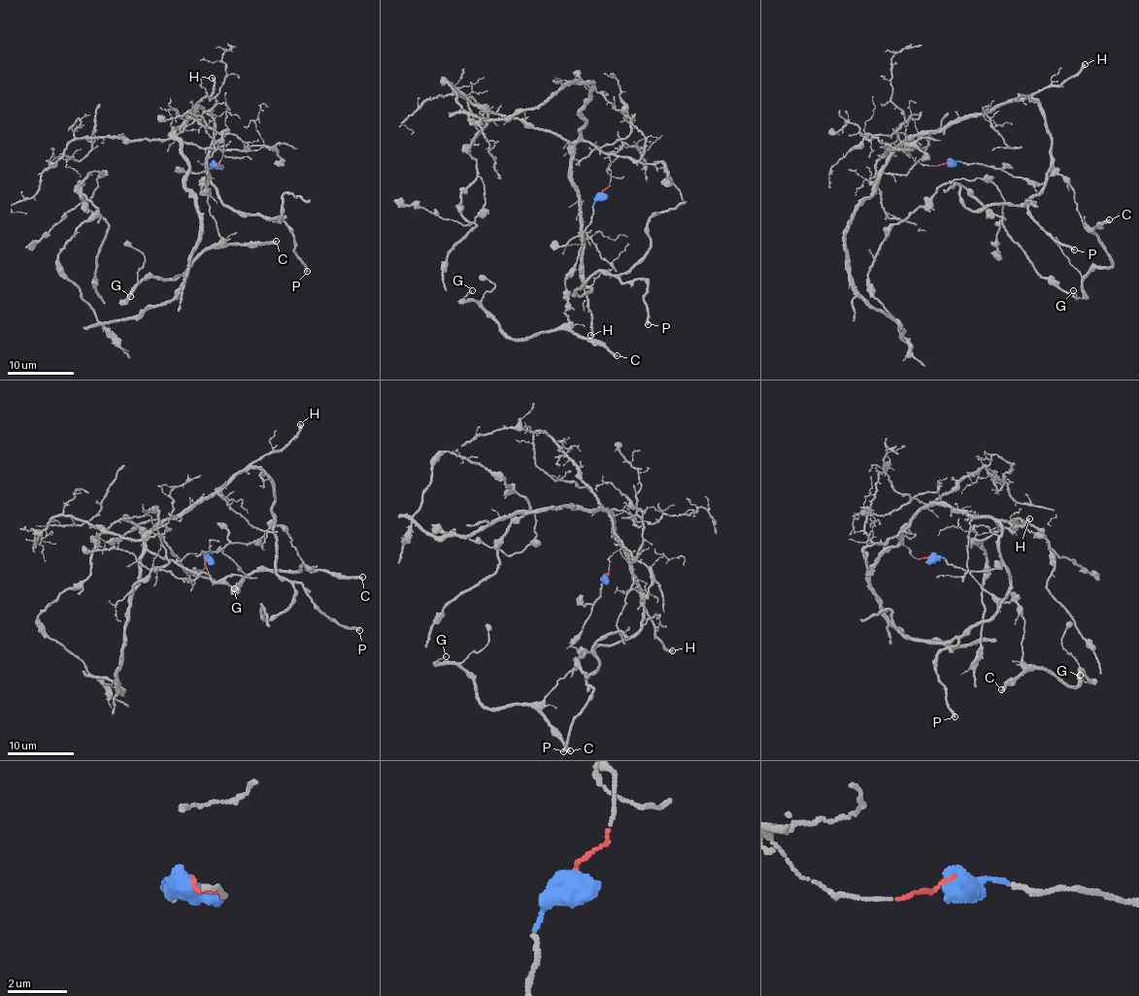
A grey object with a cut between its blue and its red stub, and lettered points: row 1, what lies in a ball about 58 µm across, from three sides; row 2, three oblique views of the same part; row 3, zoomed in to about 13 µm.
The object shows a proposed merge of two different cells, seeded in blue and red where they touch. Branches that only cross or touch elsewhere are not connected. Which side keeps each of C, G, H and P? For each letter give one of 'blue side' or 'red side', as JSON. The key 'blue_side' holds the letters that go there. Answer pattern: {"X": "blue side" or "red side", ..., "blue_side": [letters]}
{"C": "blue side", "G": "blue side", "H": "red side", "P": "red side", "blue_side": ["C", "G"]}

